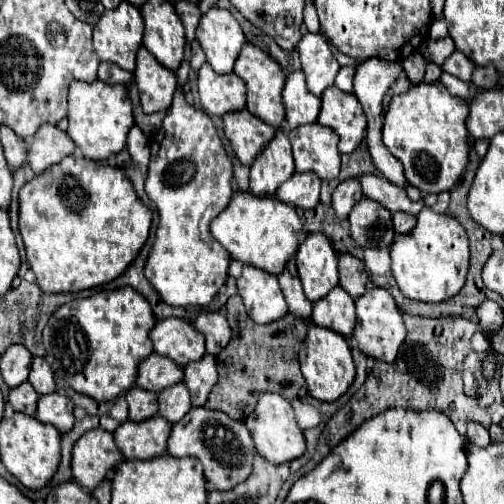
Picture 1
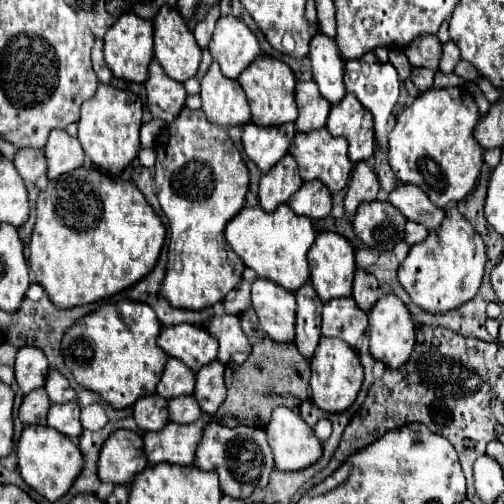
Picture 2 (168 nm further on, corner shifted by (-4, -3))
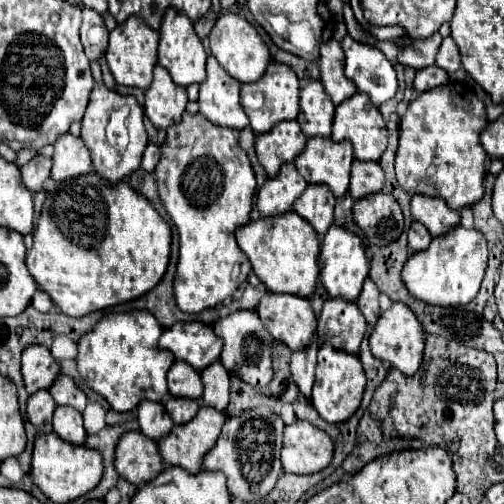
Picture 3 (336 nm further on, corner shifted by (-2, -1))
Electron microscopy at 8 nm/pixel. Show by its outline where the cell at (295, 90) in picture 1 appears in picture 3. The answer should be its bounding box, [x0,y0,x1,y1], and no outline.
[298,81,334,137]

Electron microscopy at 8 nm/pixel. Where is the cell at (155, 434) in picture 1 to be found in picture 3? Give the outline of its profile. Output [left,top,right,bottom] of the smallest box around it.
[158,407,224,473]

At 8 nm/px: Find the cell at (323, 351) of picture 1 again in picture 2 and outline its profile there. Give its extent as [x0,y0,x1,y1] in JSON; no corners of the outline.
[310,337,362,413]

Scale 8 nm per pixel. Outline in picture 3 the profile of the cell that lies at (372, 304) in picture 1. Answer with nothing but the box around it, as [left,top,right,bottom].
[370,303,424,375]

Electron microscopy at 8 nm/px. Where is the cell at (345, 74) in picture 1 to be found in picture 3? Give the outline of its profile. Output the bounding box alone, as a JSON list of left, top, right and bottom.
[342,35,396,105]

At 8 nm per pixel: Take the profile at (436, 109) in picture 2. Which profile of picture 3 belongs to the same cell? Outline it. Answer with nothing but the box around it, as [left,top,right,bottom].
[396,83,488,209]

